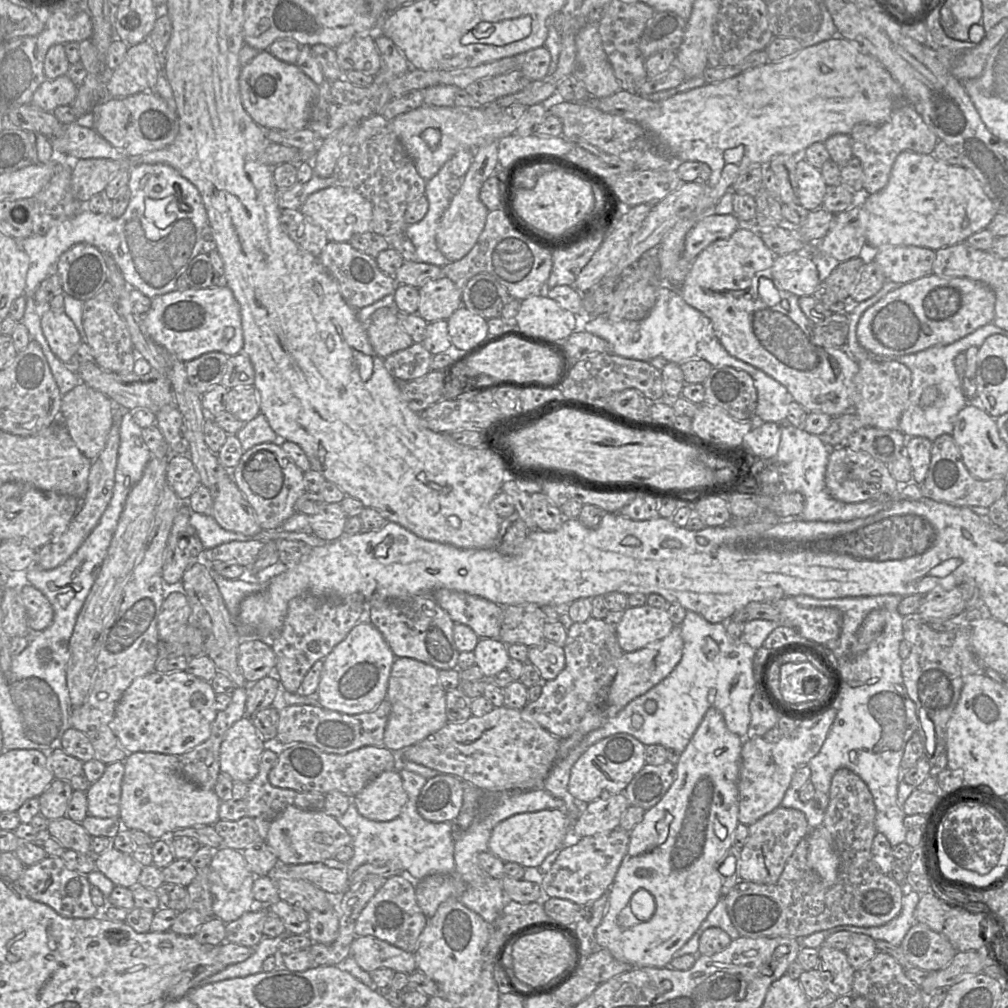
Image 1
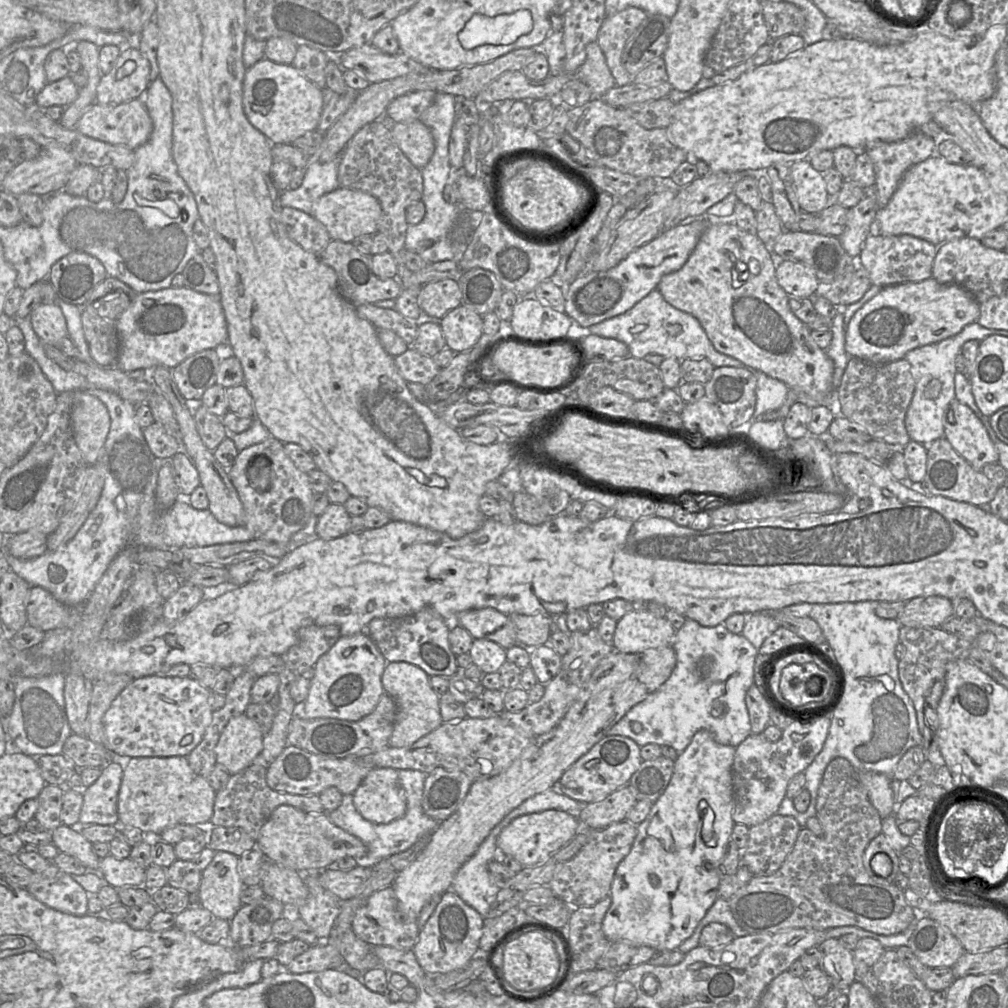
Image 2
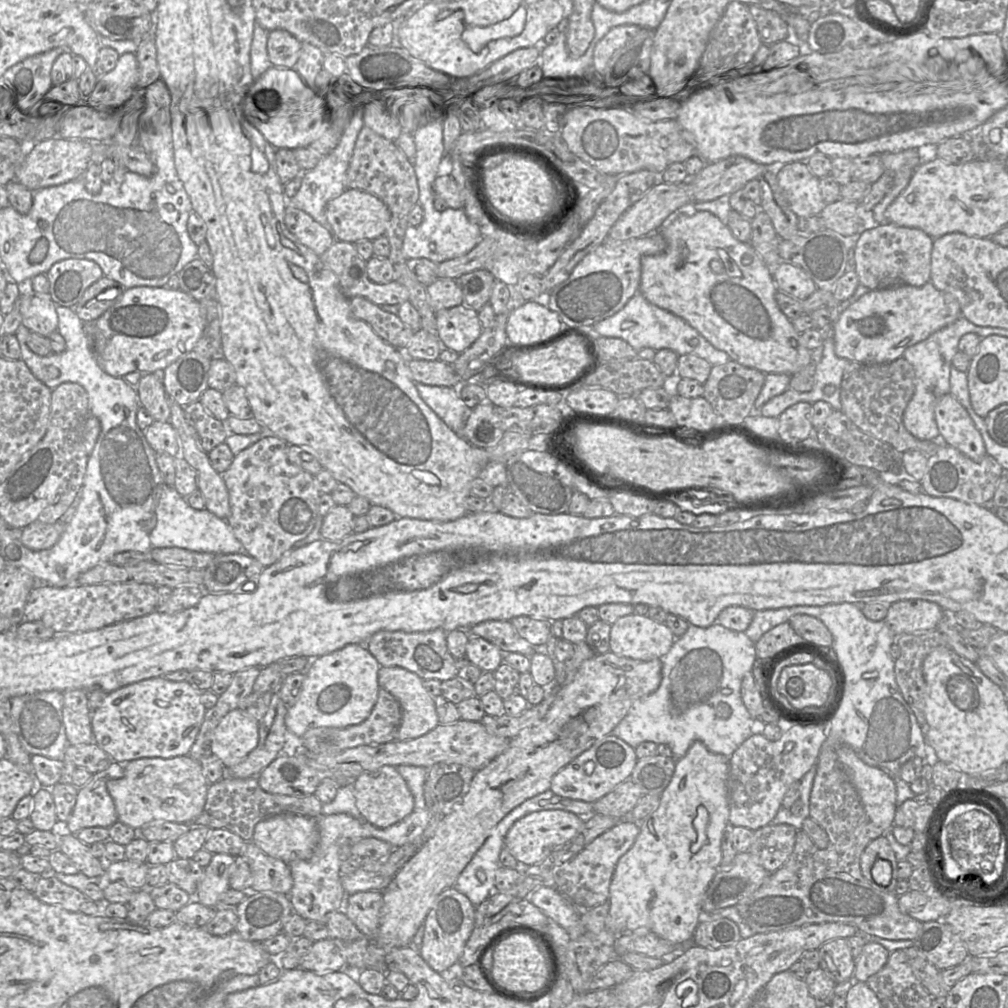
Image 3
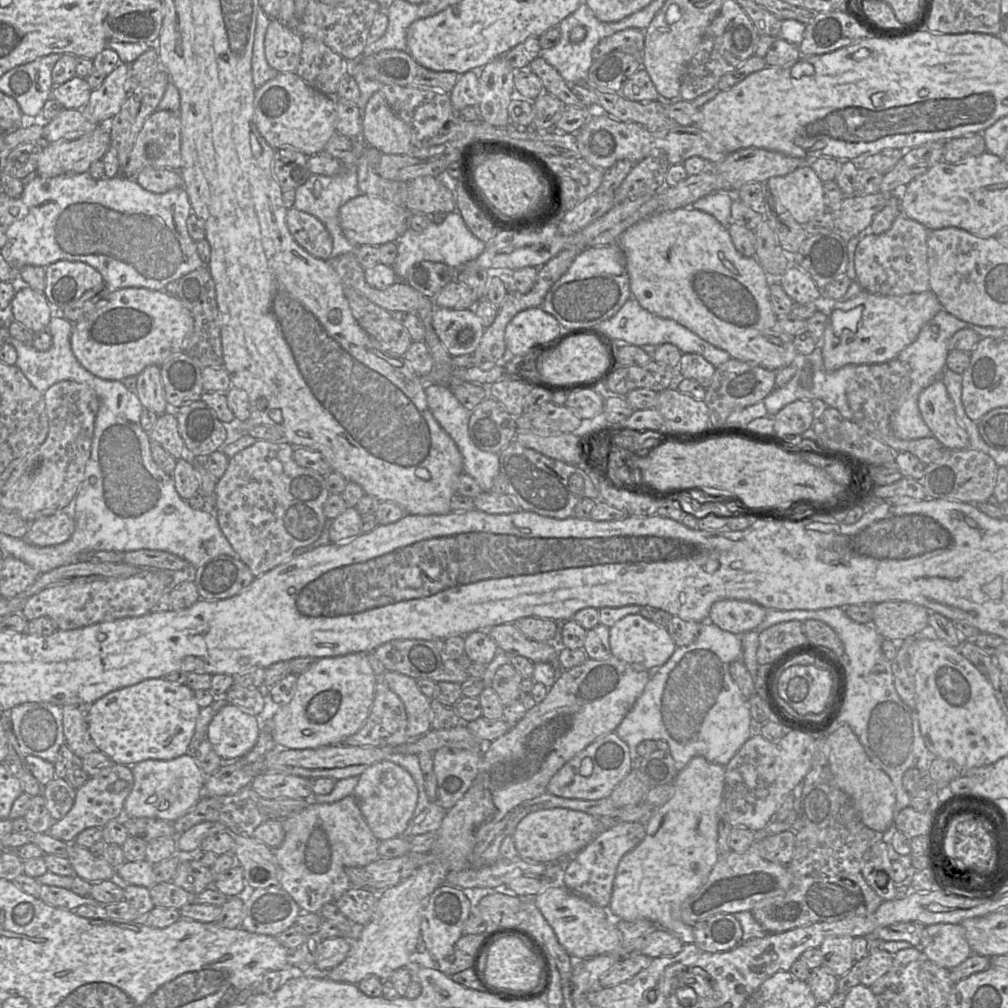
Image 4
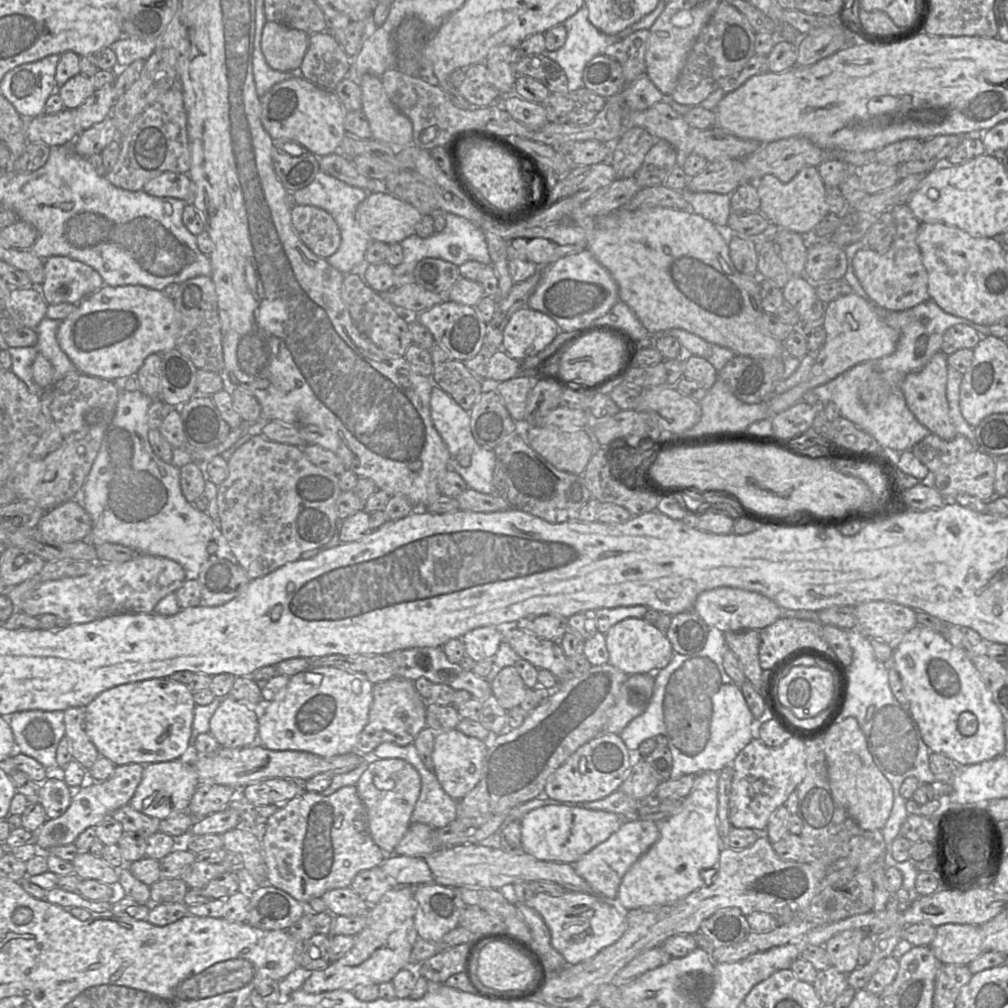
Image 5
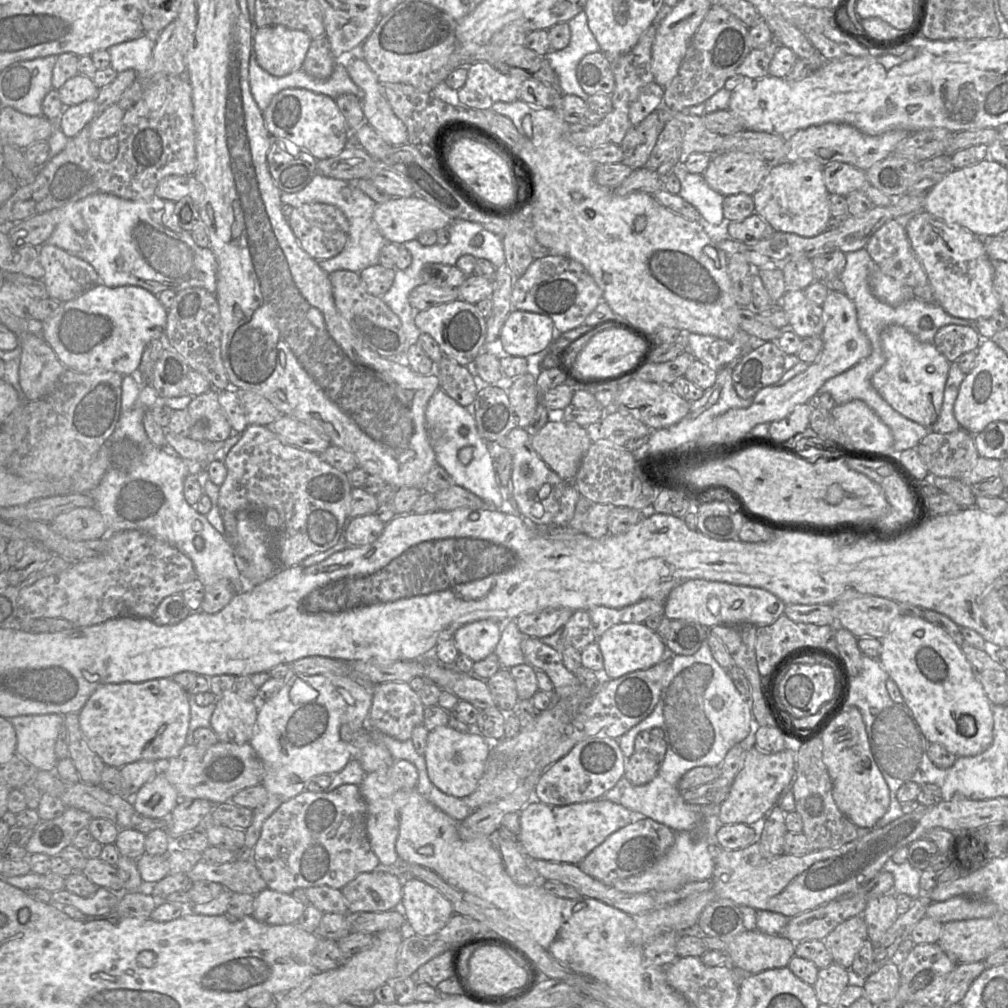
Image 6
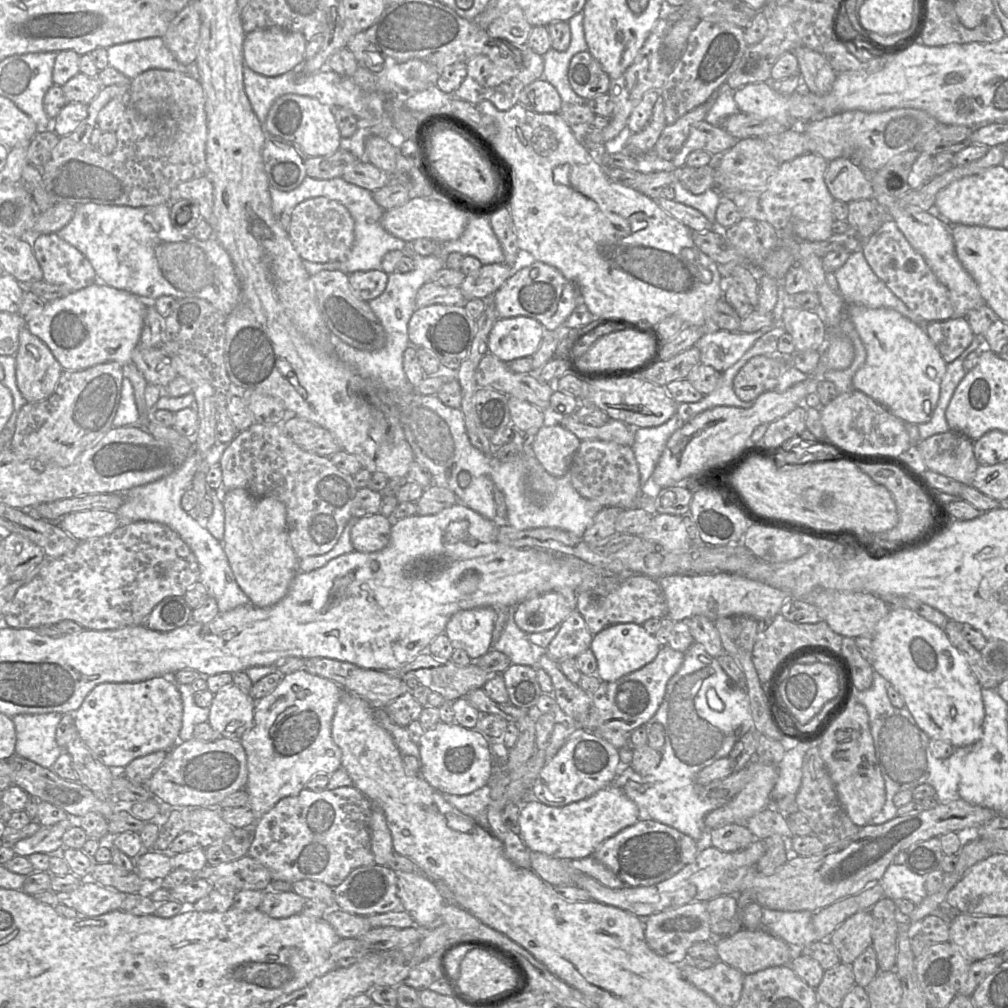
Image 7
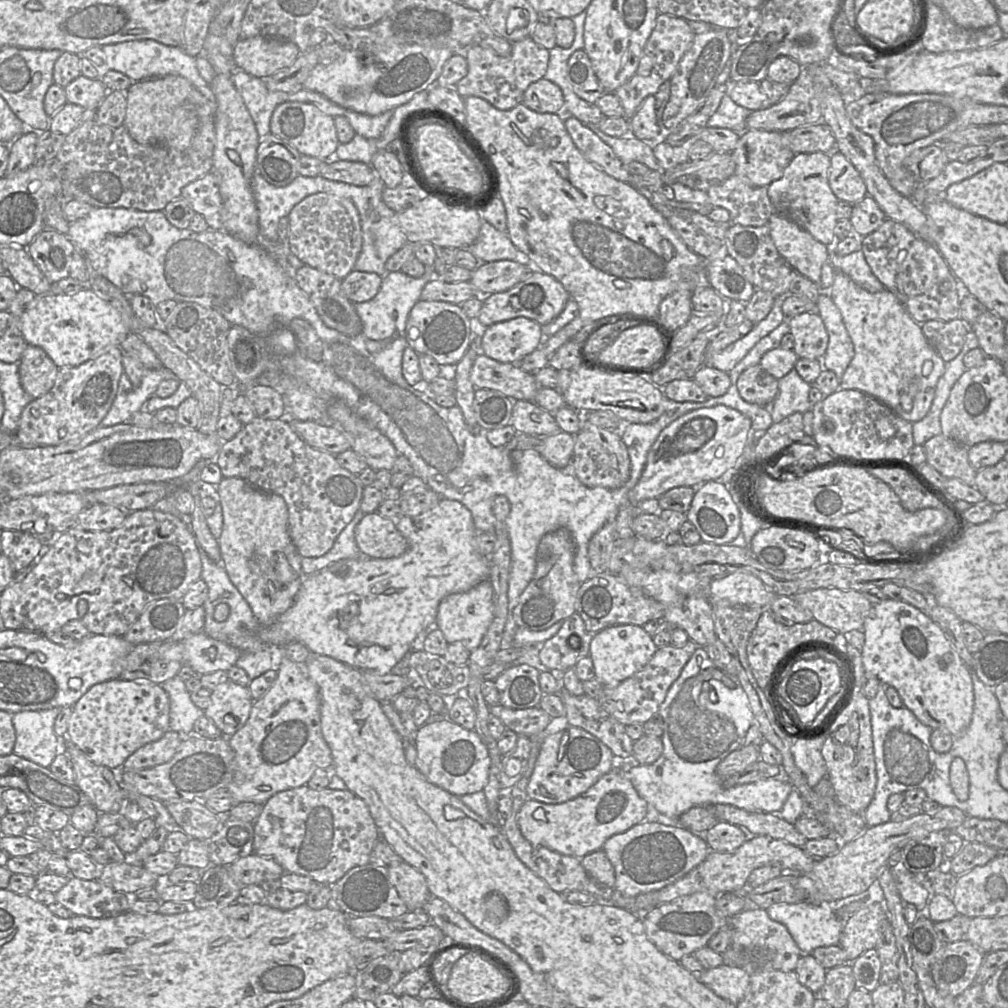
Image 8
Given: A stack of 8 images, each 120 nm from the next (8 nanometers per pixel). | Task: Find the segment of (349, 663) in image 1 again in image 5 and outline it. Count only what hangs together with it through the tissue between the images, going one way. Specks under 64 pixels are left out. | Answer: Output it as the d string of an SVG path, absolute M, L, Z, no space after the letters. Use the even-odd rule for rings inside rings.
M335 667L310 668L291 676L286 687L268 704L258 720L259 744L270 750L304 751L322 758L352 752L359 734L368 722L373 686L364 675Z

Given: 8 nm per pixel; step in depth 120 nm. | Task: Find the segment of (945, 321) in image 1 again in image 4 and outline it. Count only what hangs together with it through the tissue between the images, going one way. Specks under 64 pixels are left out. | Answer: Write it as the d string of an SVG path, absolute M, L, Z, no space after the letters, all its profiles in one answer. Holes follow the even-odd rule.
M930 290L899 297L861 291L849 300L827 302L825 305L828 318L824 336L821 339L821 349L824 367L828 372L839 370L849 364L880 364L896 359L903 349L917 339L924 325L942 310L939 300Z

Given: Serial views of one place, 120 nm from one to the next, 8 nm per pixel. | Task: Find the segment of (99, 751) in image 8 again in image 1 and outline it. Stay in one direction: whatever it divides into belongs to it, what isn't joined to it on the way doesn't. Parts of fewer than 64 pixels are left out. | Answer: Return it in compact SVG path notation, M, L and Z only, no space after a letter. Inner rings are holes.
M153 671L136 678L118 702L110 729L128 753L181 755L206 741L217 711L211 683L187 671Z

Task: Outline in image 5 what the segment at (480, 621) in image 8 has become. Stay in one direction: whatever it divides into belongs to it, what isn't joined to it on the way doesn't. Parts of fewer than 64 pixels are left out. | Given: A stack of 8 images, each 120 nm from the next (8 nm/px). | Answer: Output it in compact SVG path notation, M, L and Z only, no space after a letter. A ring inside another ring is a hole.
M485 626L467 632L461 638L465 653L474 662L493 659L502 640L502 632L492 626Z

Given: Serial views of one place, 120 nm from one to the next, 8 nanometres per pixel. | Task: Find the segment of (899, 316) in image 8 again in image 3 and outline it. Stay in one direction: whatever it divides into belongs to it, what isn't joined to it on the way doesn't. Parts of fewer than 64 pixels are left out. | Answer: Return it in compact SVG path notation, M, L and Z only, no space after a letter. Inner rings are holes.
M950 393L940 397L934 409L943 444L980 461L987 455L983 438L964 406Z

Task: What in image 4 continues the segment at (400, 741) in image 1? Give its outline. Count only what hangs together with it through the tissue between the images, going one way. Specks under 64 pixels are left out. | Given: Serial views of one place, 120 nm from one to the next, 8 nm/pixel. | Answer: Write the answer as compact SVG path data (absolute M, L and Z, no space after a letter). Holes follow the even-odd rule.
M385 671L379 679L384 680L388 687L403 701L406 714L408 718L408 725L406 729L409 740L414 740L426 734L431 730L431 699L426 697L419 687L416 680L407 675L394 672Z

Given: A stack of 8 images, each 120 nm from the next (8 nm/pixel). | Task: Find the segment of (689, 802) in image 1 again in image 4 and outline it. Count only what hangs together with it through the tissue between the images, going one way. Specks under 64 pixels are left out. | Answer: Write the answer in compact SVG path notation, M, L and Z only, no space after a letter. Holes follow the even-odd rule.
M695 756L677 773L673 784L675 786L673 797L657 808L646 823L644 839L621 858L608 909L615 919L650 920L679 937L685 945L695 943L695 937L693 927L685 924L681 919L682 904L706 882L712 868L720 858L718 822L723 812L725 766L711 763L703 756Z

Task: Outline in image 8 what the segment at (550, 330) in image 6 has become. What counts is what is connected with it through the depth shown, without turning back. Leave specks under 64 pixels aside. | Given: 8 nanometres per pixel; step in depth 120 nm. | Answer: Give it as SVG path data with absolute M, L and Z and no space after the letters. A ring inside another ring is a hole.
M526 317L493 323L483 329L479 351L501 363L515 363L543 343L541 326Z

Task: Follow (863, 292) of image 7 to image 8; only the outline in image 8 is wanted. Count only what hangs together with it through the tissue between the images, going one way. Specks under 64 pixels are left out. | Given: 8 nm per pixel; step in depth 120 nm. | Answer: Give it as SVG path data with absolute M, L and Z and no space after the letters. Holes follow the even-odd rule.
M829 249L831 266L851 278L863 289L875 293L885 289L884 285L873 274L861 249L848 255L840 256Z

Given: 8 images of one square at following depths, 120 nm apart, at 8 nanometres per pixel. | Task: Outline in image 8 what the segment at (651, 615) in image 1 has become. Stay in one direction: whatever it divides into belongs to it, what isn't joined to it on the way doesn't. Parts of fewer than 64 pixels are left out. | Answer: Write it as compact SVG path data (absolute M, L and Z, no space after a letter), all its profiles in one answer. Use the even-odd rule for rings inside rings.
M614 625L593 635L589 647L595 678L604 687L615 687L640 671L653 657L658 647L653 638L638 625Z

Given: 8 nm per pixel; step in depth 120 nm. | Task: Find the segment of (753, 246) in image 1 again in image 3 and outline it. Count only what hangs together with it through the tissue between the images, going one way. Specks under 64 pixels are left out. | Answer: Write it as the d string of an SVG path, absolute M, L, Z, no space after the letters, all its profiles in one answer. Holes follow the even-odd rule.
M692 202L691 203L691 209L688 210L687 212L678 212L676 215L673 217L670 217L668 220L664 222L662 227L660 228L659 231L660 234L664 237L664 239L667 242L667 248L666 250L661 253L661 254L656 254L656 255L648 255L644 256L641 259L641 278L640 278L640 285L639 285L639 293L642 294L647 301L649 301L651 304L666 310L683 320L685 320L690 326L692 326L695 330L697 330L707 341L709 341L716 349L722 350L726 352L731 360L736 361L737 363L751 369L756 369L764 374L789 374L793 375L796 372L800 371L802 368L804 368L806 365L809 364L810 359L811 359L811 351L808 350L803 344L802 344L802 338L801 334L795 330L795 328L792 325L792 321L786 317L786 315L780 310L777 301L776 301L776 293L778 291L774 276L773 276L773 269L770 269L765 262L762 260L760 255L756 252L754 247L751 245L751 243L743 243L738 241L732 234L731 230L729 229L728 225L723 223L717 216L714 214L708 212L708 211L696 211L693 209L693 203L698 203L698 202Z

